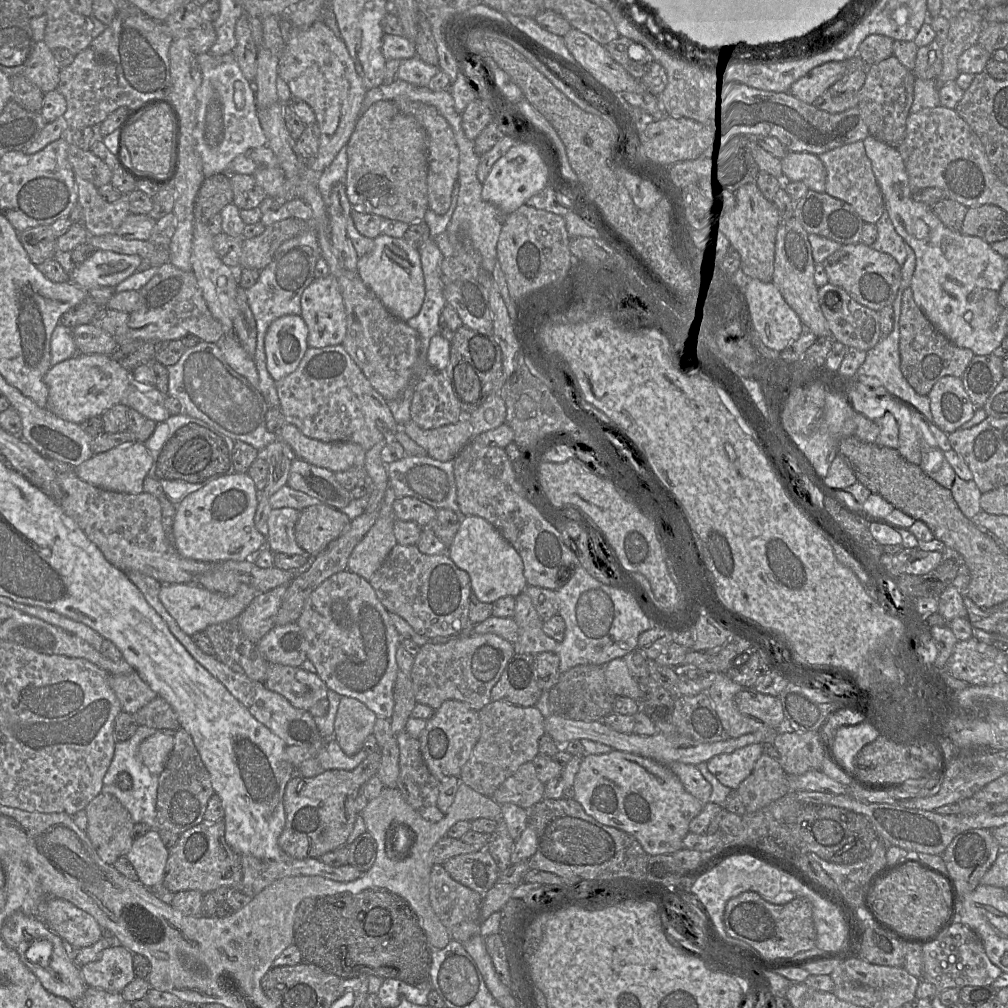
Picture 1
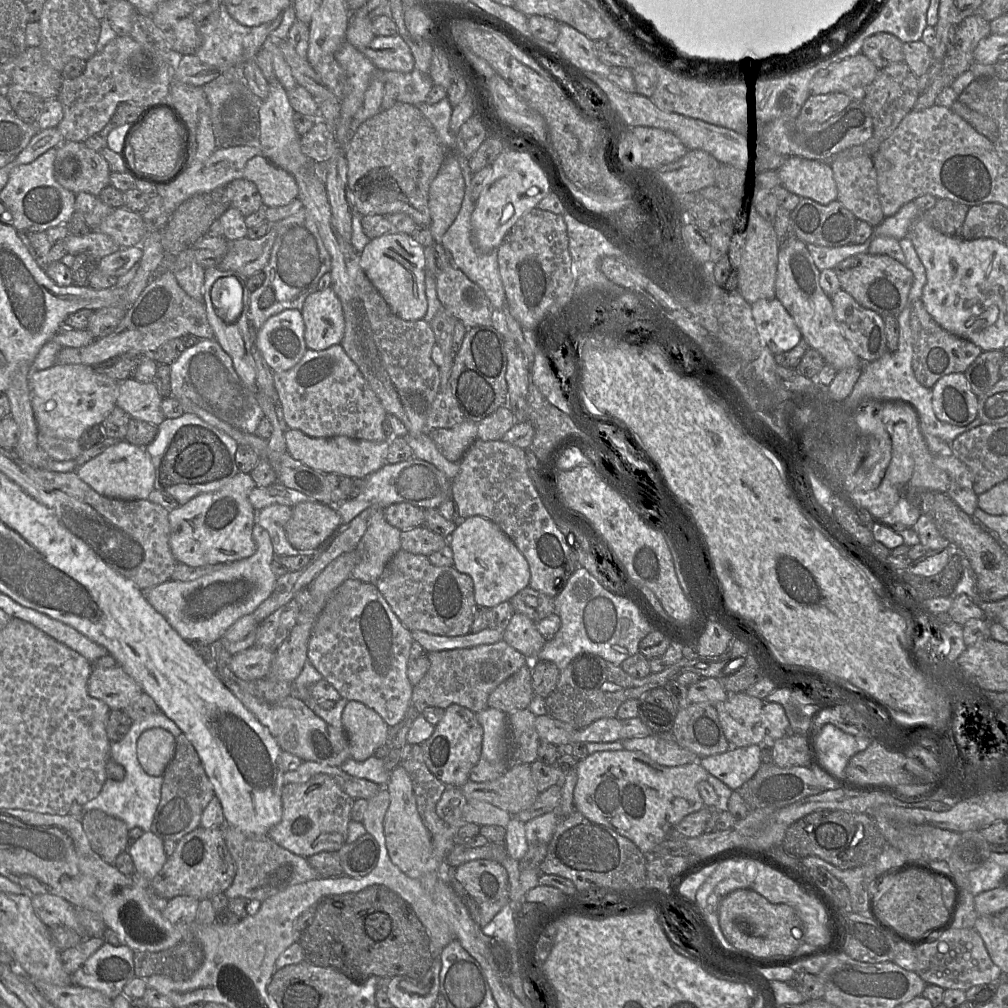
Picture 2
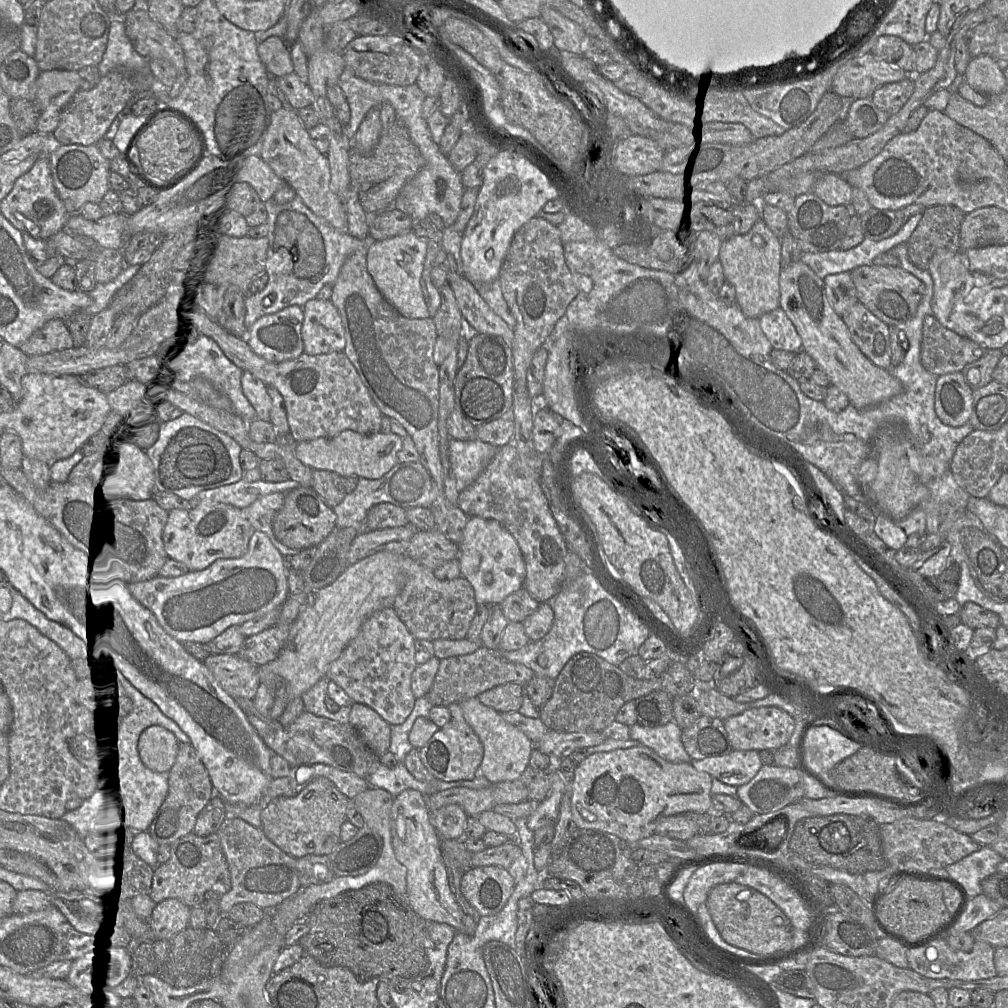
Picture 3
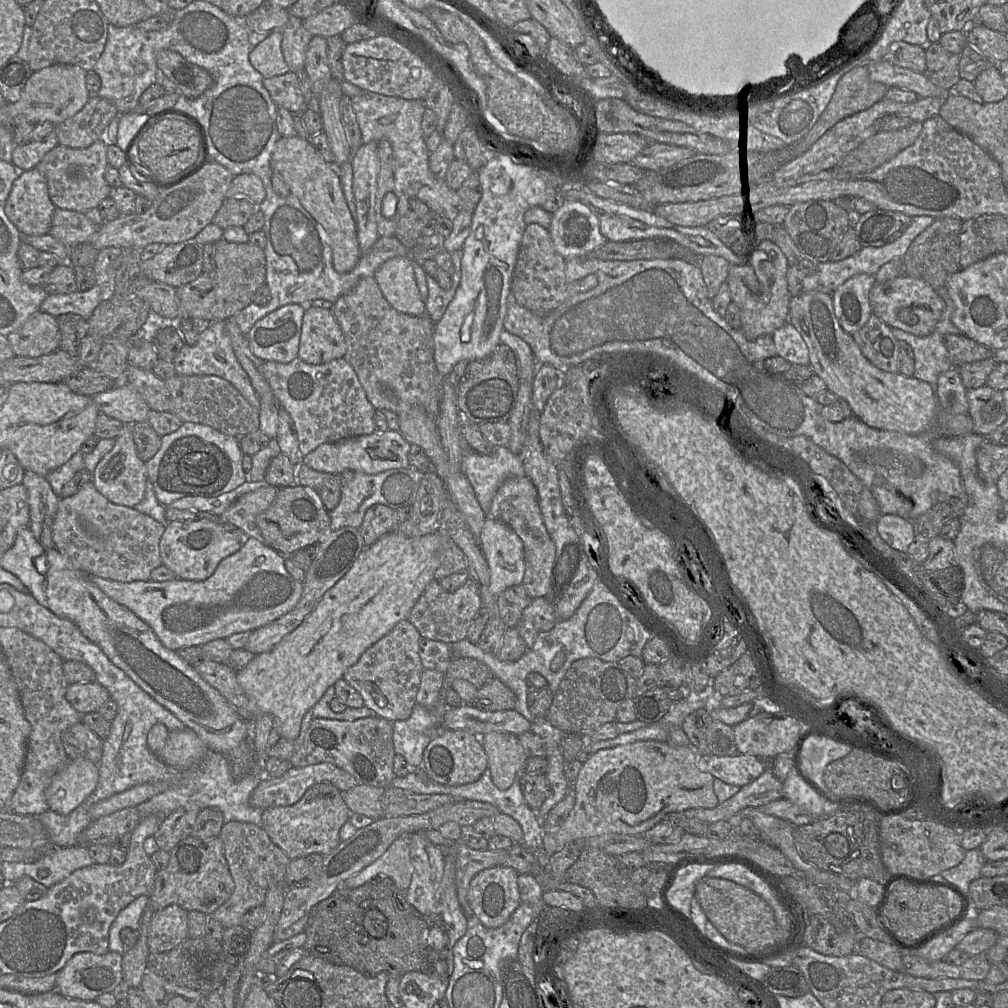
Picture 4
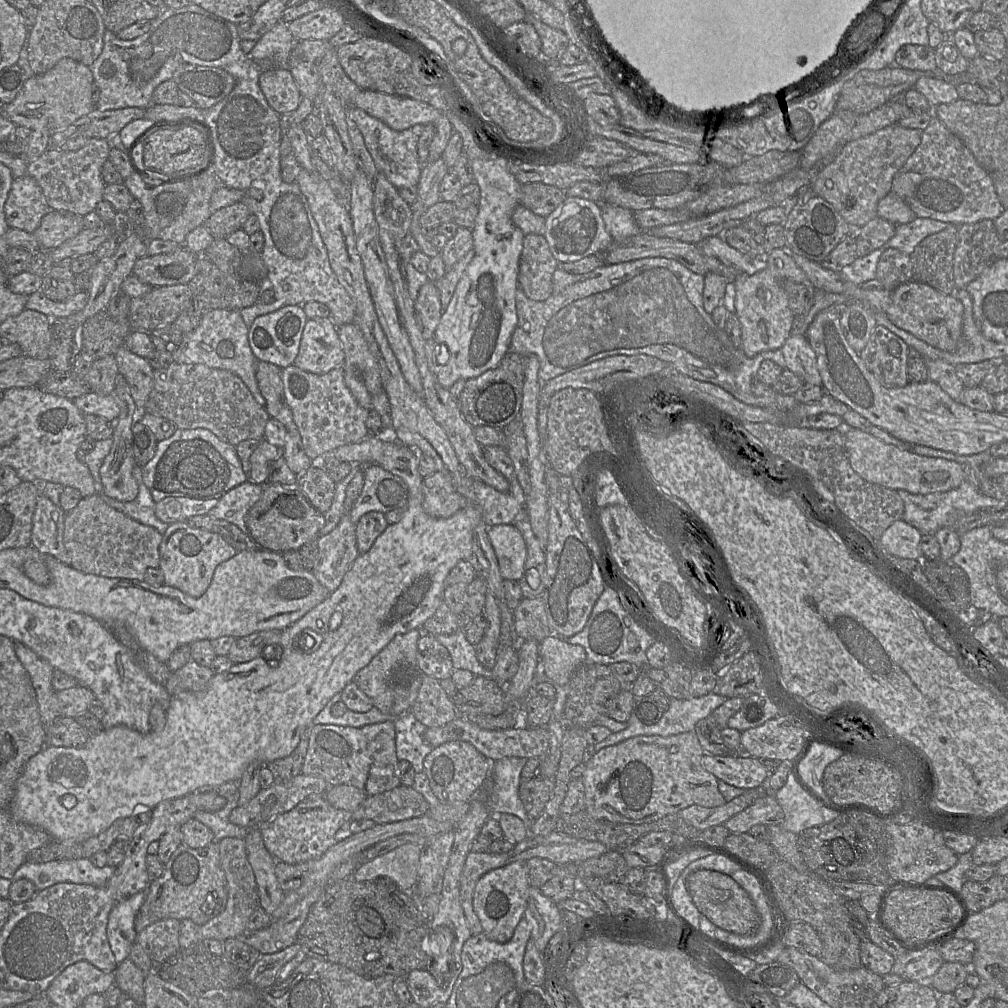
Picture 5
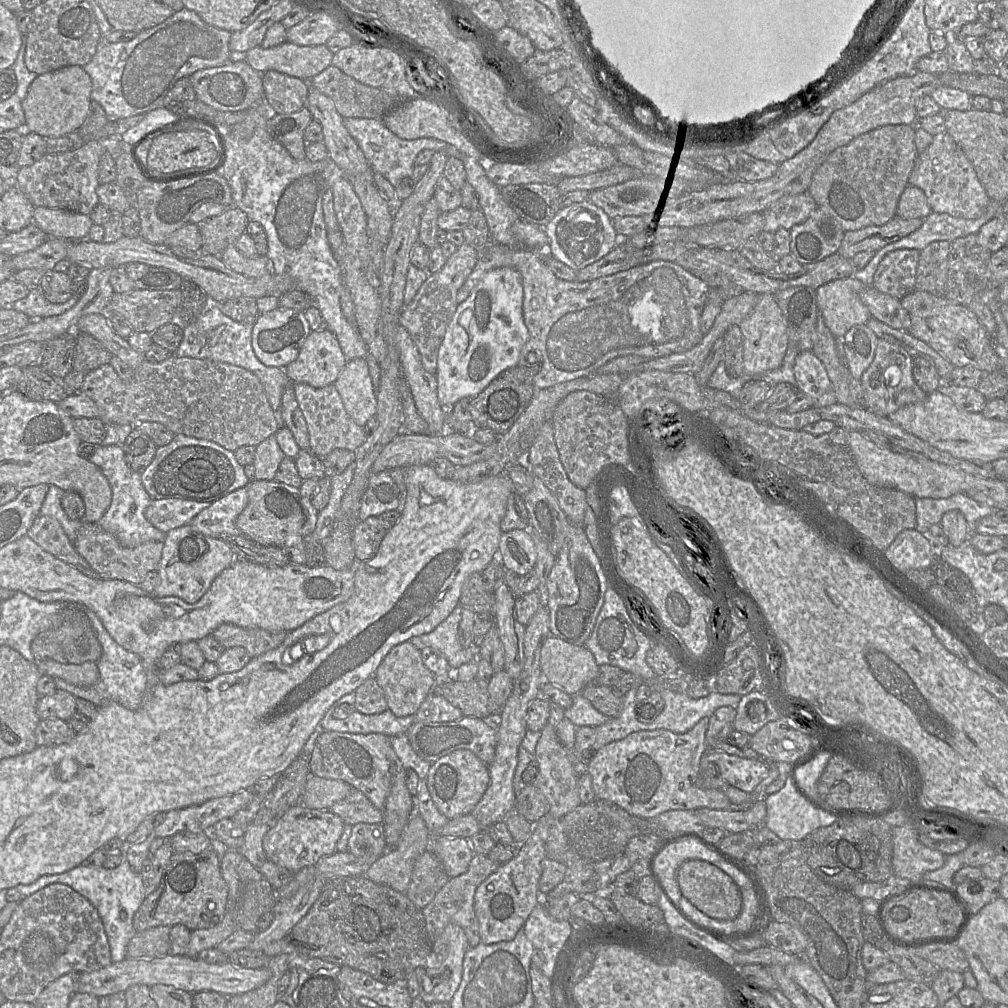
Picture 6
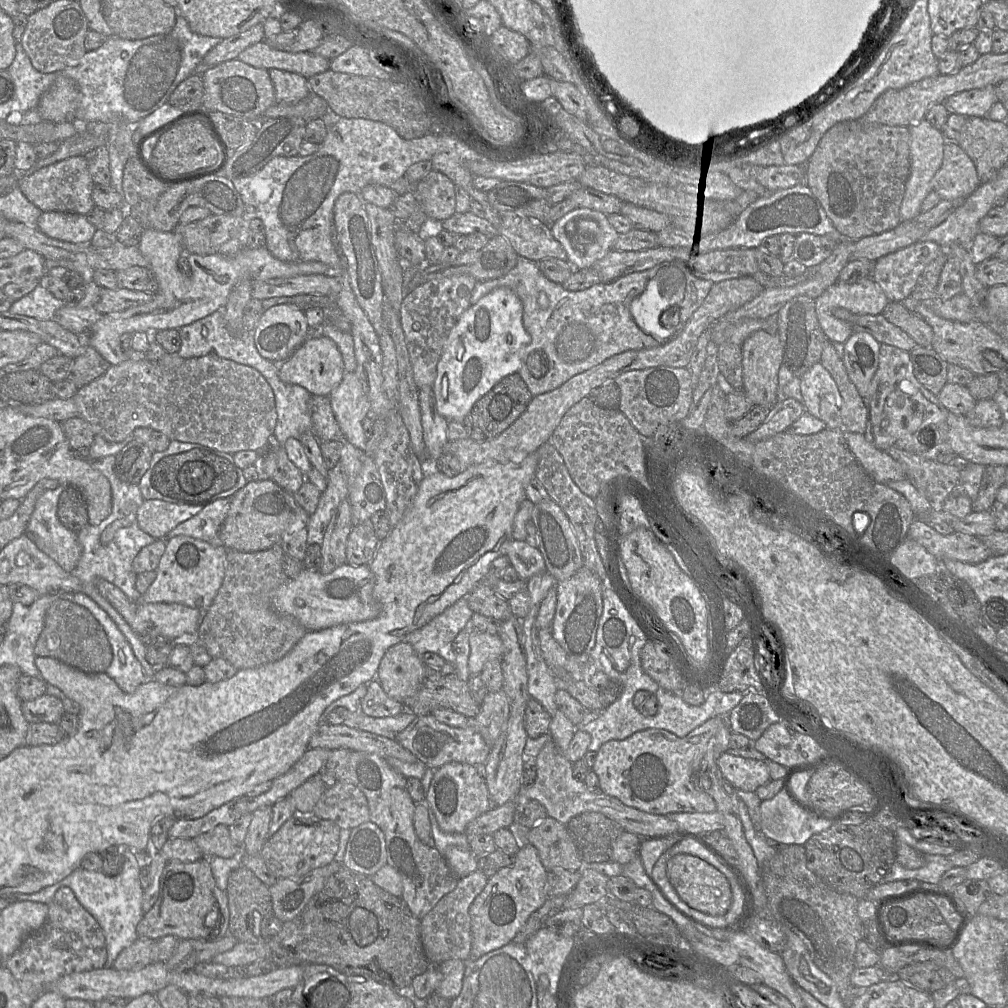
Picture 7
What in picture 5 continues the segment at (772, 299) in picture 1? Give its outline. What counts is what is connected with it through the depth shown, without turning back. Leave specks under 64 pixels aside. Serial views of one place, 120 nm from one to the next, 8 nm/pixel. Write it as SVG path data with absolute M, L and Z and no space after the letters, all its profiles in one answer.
M790 335L780 348L790 370L804 383L822 386L822 379L817 369L816 354L805 336Z

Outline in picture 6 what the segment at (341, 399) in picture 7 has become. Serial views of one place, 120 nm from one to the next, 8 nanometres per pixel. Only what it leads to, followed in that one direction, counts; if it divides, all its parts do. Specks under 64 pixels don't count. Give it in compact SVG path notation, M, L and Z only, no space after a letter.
M356 358L346 363L334 383L349 417L365 427L368 420L377 414L377 390L374 389L365 358Z

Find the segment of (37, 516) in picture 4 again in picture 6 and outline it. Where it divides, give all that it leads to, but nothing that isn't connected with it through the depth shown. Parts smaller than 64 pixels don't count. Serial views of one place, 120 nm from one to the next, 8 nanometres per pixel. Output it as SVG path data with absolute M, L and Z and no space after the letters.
M39 515L29 528L26 536L43 550L76 568L89 578L100 578L98 573L75 550L61 524L53 517Z

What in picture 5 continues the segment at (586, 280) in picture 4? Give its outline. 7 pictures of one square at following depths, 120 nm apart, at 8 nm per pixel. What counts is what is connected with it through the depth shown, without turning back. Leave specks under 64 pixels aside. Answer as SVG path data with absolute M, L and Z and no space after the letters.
M525 235L518 285L529 299L545 301L551 296L553 273L559 266L544 235Z

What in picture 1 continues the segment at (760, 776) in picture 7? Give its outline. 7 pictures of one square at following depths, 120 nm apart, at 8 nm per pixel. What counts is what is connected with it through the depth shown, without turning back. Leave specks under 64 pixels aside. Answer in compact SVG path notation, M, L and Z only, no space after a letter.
M753 743L730 753L722 753L709 759L709 771L725 786L737 789L753 771L763 754L761 743Z

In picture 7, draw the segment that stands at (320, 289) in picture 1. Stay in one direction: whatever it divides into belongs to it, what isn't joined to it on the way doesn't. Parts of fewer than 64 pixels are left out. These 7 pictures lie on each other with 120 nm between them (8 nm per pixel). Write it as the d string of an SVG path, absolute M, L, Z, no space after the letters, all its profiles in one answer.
M321 334L310 335L285 361L279 364L279 377L288 384L304 387L313 396L330 396L345 375L345 366L336 343Z

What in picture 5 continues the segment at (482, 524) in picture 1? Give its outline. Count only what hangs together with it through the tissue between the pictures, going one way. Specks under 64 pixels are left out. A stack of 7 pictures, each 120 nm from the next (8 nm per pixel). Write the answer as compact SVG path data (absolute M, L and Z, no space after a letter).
M498 524L488 526L488 536L503 579L519 581L527 558L527 545L521 532L513 524Z

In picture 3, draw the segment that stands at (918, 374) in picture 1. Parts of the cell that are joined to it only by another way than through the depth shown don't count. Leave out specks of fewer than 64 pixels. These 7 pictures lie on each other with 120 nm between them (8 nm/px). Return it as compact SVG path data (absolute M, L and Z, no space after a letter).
M933 315L923 320L921 363L929 372L941 376L961 372L987 350L976 342L944 327Z

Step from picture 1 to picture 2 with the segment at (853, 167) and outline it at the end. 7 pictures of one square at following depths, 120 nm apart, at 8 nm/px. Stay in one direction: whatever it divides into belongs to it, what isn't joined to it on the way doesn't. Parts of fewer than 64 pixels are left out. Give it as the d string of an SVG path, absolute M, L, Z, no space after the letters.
M835 156L830 164L837 186L837 199L856 219L873 227L879 225L885 217L872 157Z

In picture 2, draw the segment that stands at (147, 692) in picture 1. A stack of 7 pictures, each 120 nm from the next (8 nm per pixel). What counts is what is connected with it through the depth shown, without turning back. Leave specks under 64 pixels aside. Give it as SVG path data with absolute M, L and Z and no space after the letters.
M121 666L94 668L87 682L91 697L103 701L110 710L123 711L141 693L141 687Z

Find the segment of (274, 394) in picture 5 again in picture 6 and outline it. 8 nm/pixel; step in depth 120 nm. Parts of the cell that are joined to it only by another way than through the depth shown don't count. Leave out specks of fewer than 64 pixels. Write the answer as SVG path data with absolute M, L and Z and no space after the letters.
M289 386L283 393L281 410L284 426L290 429L301 449L309 450L310 442L306 420L299 408L292 386Z

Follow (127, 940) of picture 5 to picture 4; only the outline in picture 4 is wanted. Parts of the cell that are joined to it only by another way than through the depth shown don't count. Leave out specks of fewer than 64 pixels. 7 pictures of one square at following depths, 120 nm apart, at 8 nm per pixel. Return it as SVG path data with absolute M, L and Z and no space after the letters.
M140 896L130 903L117 915L109 930L109 951L124 955L124 946L120 940L120 932L123 929L130 929L137 932L140 920L145 908L149 905L149 897Z

